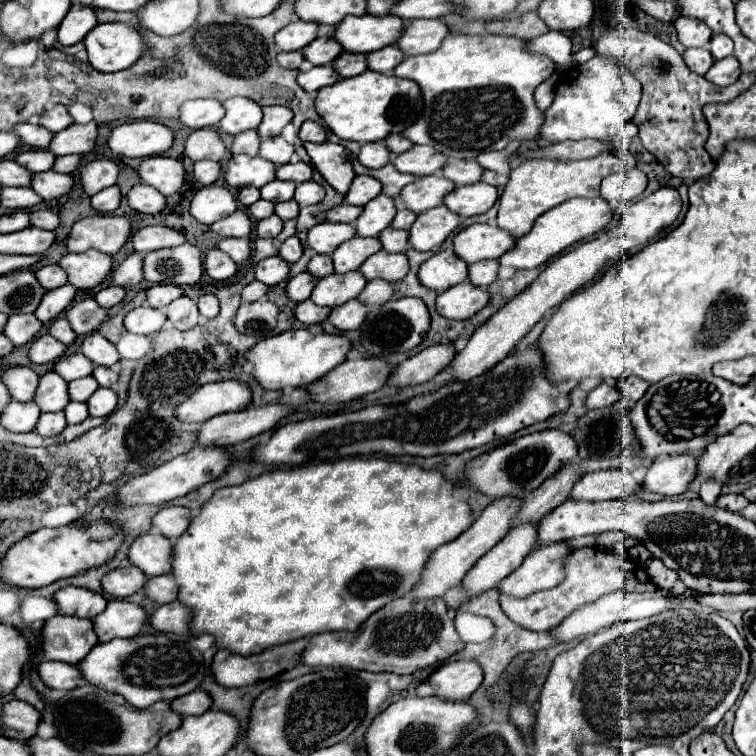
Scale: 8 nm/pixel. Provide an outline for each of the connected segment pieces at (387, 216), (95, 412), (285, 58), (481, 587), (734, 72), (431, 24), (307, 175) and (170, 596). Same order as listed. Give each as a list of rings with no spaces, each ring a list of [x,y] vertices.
[[[377,196],[373,198],[365,208],[363,208],[363,214],[357,218],[355,222],[355,230],[357,230],[357,236],[379,236],[381,230],[385,230],[393,216],[395,216],[395,204],[393,200],[389,200],[387,196]]]
[[[97,388],[87,400],[89,416],[109,416],[117,406],[117,394],[111,388]]]
[[[281,52],[277,56],[277,62],[283,66],[283,68],[299,68],[301,62],[303,62],[303,54],[301,52]]]
[[[525,524],[525,528],[511,528],[497,546],[481,556],[481,560],[477,560],[477,564],[467,572],[461,582],[467,594],[463,602],[495,588],[505,576],[515,572],[515,568],[521,566],[521,560],[525,560],[525,556],[535,548],[535,534],[535,524]]]
[[[735,56],[717,60],[713,64],[713,68],[709,68],[709,72],[705,74],[705,78],[717,86],[729,86],[739,78],[741,70],[739,70],[739,62]]]
[[[411,20],[397,40],[397,46],[405,56],[427,54],[437,50],[447,34],[449,28],[439,20]]]
[[[295,162],[295,164],[283,164],[283,166],[277,166],[277,180],[289,180],[289,182],[295,182],[295,184],[301,184],[301,182],[307,182],[311,180],[311,166],[305,164],[305,162]]]
[[[171,574],[147,578],[143,590],[145,590],[145,596],[157,604],[167,604],[177,598],[177,582],[173,580]]]

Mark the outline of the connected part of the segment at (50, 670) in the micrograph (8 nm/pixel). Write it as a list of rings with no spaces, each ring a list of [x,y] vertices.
[[[41,662],[37,666],[37,672],[43,684],[49,688],[69,690],[69,688],[77,688],[85,684],[85,680],[81,680],[79,668],[65,664],[65,662]]]

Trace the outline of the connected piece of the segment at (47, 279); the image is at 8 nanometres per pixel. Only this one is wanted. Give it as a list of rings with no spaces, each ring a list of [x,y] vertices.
[[[57,264],[55,266],[41,266],[37,272],[35,272],[39,284],[45,288],[45,290],[53,290],[53,288],[59,288],[63,284],[67,284],[67,276],[65,276],[65,270],[59,268]]]

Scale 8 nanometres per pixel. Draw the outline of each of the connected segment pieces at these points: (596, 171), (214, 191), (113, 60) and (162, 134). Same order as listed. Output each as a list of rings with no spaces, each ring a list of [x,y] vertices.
[[[601,152],[593,158],[575,160],[575,162],[557,162],[557,160],[525,160],[515,170],[511,170],[511,178],[499,198],[499,214],[497,224],[513,234],[515,238],[525,236],[535,218],[543,212],[563,204],[571,198],[595,198],[599,196],[601,180],[613,172],[623,172],[625,164],[611,152]]]
[[[205,186],[191,200],[191,216],[201,224],[213,224],[237,210],[237,202],[227,188]]]
[[[121,22],[97,24],[93,32],[85,36],[83,44],[91,66],[101,72],[125,70],[145,52],[145,38]]]
[[[135,120],[113,128],[109,136],[109,148],[117,156],[147,158],[171,148],[173,132],[161,122]]]

